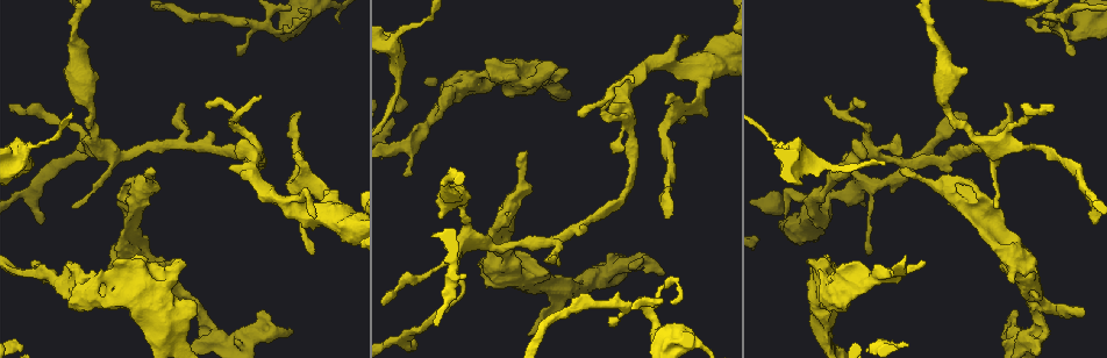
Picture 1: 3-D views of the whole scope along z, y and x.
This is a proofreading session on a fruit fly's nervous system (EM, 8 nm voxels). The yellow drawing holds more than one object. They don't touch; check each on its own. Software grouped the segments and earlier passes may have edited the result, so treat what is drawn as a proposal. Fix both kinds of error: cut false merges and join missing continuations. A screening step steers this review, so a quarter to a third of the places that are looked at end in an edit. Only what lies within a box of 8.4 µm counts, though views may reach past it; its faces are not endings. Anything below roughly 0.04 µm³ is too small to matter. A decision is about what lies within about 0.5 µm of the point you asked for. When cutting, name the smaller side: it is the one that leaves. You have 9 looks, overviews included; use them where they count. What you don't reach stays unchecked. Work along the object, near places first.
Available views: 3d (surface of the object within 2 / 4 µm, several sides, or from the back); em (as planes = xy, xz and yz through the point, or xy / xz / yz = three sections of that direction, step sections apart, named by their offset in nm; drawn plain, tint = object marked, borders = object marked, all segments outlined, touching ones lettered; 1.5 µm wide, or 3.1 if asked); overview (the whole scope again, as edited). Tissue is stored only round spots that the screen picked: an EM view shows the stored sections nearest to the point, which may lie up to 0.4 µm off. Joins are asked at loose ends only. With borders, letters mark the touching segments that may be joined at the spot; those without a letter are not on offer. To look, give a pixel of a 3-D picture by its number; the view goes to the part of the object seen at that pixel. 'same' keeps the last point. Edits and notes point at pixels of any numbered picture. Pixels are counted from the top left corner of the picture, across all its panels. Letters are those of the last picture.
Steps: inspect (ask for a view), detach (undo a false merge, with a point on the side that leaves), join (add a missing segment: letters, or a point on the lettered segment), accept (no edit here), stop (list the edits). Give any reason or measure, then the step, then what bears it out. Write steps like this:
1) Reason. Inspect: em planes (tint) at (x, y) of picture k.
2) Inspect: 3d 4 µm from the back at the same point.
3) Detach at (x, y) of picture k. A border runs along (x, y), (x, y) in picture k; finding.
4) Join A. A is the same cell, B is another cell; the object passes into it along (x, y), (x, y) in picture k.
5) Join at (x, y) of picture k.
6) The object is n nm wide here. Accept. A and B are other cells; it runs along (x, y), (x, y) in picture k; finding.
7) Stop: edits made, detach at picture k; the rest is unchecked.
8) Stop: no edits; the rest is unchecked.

Branch stops here. Inspect: 3d 4 µm at (555, 67) of picture 1.

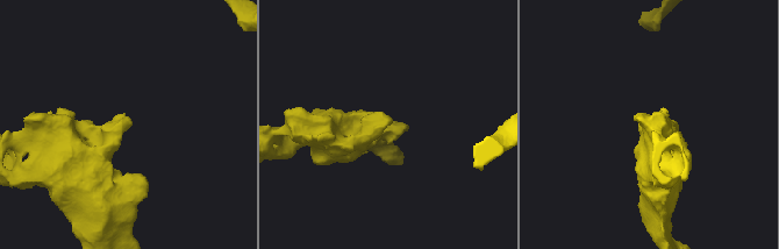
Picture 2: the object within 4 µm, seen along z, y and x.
Inspect: em planes (borders) at (387, 124) of picture 2.

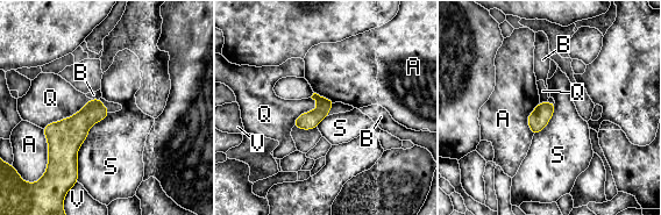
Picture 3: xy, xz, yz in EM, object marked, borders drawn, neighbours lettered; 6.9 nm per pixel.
Accept. A, B, Q, S and V are other cells; a border runs along (109, 113), (78, 150), (77, 181) in picture 3; none of them fits.

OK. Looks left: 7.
End of a long branch. Inspect: em planes (tint) at (968, 118) of picture 1.

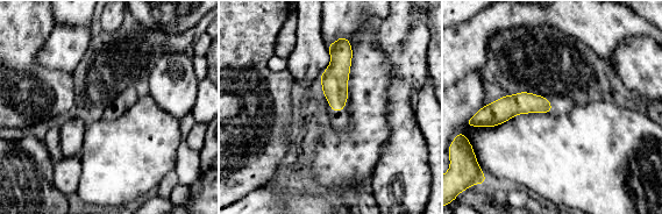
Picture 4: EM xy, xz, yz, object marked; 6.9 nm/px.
Inspect: em planes (borders) at the same point.

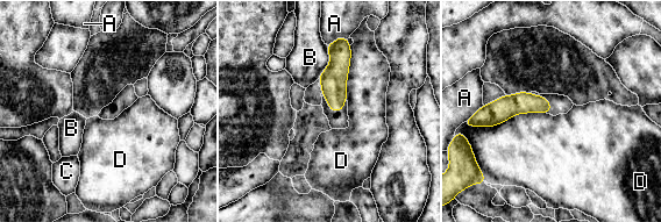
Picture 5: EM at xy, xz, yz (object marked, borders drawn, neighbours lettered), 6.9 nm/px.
Accept. A, B, C and D are other cells; it runs along (547, 105), (510, 105), (484, 119) in picture 5; none of them fits.

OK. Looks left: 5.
Two arms at a narrow angle. Inspect: 3d 4 µm from the back at (563, 291) of picture 1.

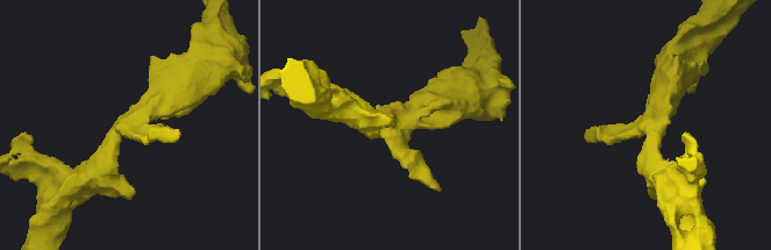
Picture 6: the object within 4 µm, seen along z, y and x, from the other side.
Now the EM. Inspect: em yz step 4 (tint) at (132, 119) of picture 6.

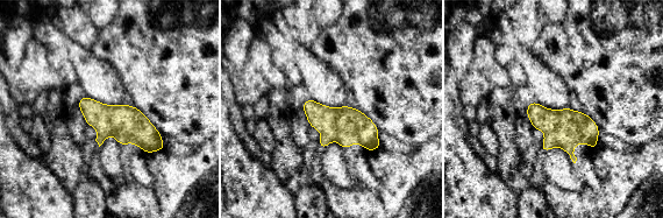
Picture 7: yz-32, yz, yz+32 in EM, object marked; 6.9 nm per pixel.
Cut it another way. Inspect: em planes (borders) at the same point.

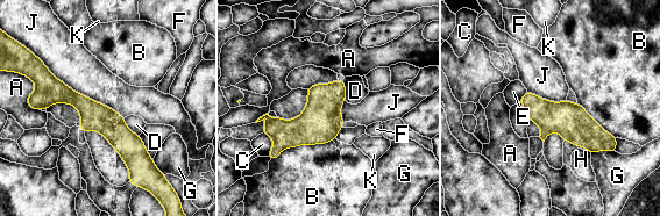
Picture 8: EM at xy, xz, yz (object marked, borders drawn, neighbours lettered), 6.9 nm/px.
The object is 200 nm wide here. Accept. A, B, C, D, E, F, G, H, J and K are other cells; all the same neuron.

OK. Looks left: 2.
Calibre changes. Inspect: em yz step 8 (borders) at (657, 329) of picture 1.

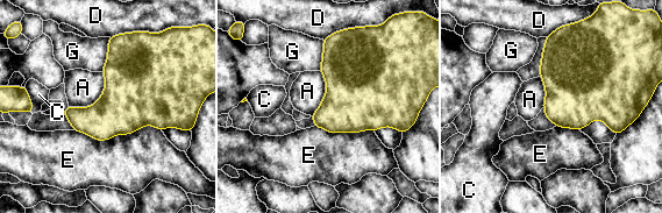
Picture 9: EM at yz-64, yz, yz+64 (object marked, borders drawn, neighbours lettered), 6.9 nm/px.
Accept. A, C, D, E and G are other cells; a border runs along (102, 72), (102, 93), (69, 106) in picture 9; all the same neuron.

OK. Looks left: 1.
Stop: no edits; the rest is unchecked.

